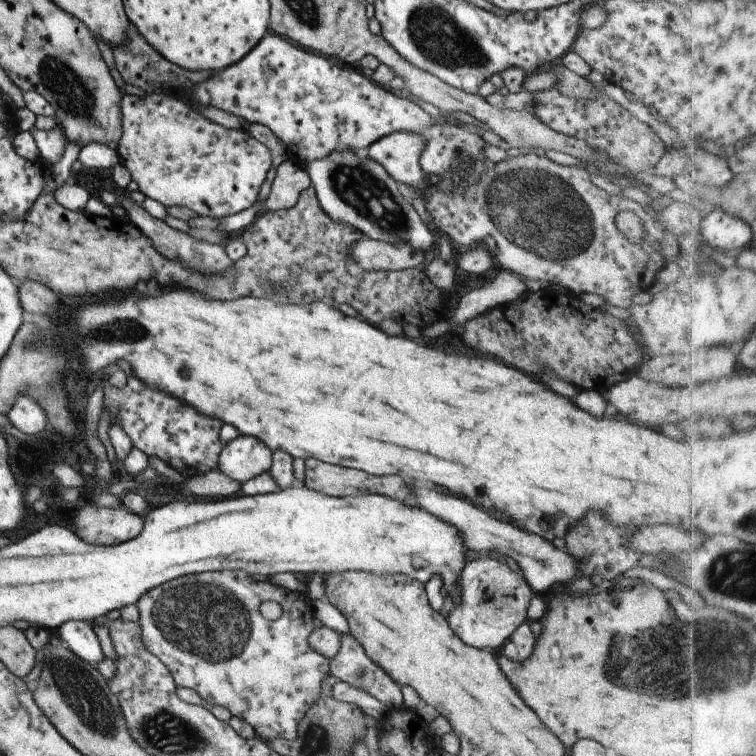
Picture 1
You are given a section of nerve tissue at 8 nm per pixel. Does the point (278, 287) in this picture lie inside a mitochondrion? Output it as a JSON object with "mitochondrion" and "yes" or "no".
{"mitochondrion":"yes"}

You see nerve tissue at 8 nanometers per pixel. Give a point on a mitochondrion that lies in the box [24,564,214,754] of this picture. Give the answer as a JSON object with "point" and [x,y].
{"point":[84,696]}

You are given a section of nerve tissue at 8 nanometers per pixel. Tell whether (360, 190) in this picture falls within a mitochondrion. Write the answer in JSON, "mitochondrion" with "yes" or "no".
{"mitochondrion":"yes"}

